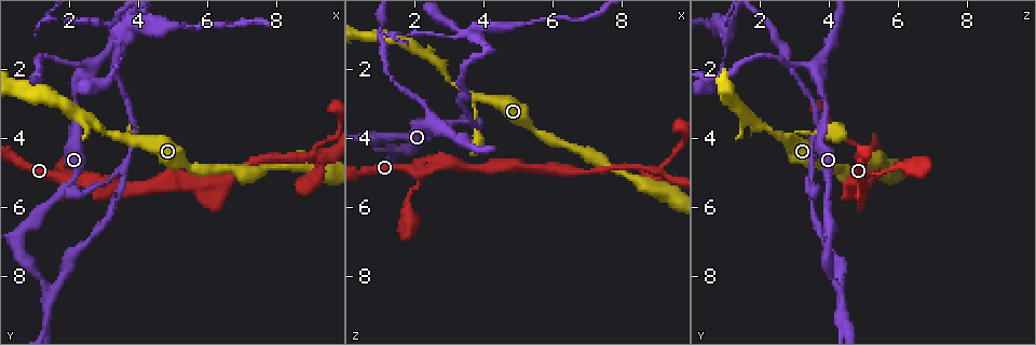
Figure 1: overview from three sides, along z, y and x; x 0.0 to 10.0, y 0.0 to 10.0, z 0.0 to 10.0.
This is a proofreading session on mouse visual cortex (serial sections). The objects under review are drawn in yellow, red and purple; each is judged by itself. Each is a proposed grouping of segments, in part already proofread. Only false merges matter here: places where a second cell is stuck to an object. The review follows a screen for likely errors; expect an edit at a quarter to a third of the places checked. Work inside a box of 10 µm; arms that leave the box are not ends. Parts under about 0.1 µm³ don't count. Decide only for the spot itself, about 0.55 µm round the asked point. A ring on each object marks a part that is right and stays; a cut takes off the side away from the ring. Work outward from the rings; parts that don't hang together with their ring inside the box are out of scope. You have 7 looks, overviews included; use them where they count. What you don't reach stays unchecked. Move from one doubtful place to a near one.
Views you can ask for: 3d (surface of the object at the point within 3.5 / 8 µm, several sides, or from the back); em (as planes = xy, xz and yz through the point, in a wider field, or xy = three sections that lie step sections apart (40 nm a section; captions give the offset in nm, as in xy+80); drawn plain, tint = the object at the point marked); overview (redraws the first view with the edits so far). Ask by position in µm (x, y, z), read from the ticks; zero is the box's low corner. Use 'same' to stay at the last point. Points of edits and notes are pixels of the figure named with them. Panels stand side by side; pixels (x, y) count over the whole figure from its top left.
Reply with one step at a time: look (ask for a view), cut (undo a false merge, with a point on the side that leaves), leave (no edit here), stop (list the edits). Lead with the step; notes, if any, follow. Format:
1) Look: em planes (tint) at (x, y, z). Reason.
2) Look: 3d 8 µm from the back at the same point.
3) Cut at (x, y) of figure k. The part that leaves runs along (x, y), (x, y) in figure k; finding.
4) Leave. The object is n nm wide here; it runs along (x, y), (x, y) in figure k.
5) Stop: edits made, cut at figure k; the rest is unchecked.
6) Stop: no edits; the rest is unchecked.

Look: 3d 3.5 µm at (2.05, 5.05, 5.15). Three arms meet.

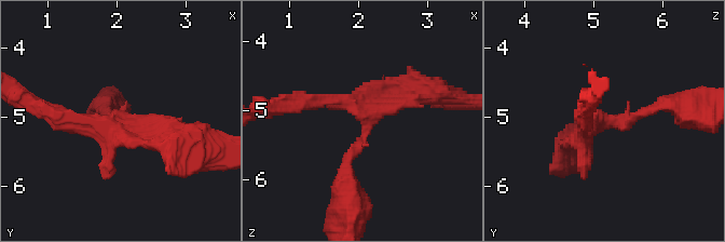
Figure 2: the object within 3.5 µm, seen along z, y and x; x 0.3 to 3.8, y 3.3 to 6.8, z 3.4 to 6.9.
Look: em xy step 3 (tint) at (2.10, 5.00, 5.20).

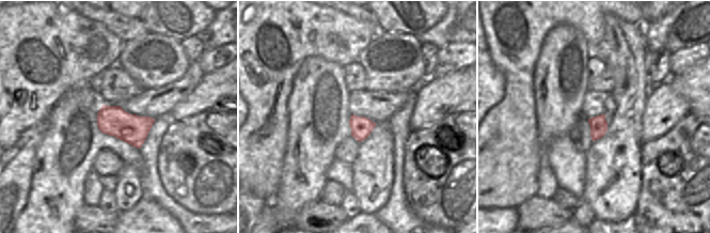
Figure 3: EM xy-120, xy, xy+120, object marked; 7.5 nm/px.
Look: em planes (tint) at the same point. Cut it another way.

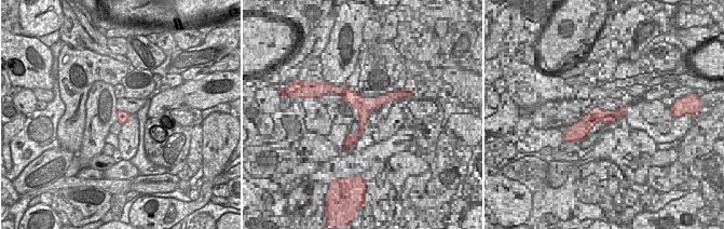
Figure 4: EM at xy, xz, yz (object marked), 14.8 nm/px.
Leave. One cell here.

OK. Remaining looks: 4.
Look: 3d 8 µm at (2.55, 2.00, 3.55). A fork.

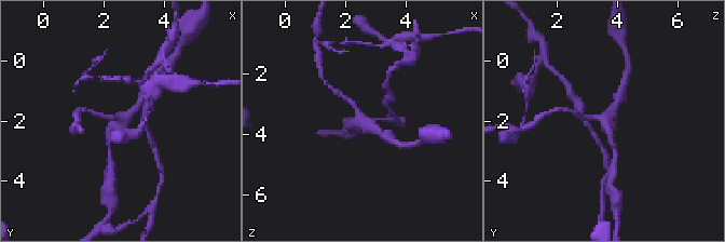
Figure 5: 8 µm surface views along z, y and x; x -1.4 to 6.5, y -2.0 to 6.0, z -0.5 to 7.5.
Look: 3d 3.5 µm at the same point.

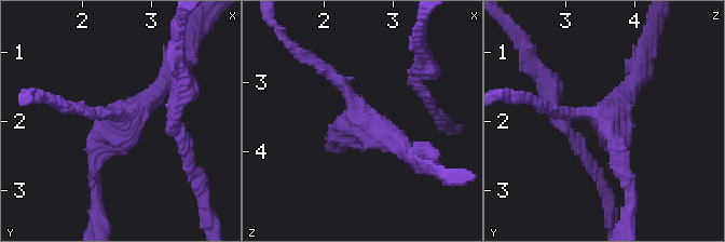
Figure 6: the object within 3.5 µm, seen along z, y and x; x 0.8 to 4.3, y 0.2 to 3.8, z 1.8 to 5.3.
Look: em xy step 2 (tint) at (2.55, 2.00, 3.60).

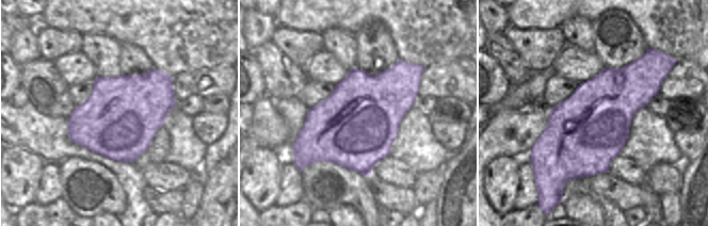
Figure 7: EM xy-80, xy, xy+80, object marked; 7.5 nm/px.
Leave. Continuous, no second cell.

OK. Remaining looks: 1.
Stop: no edits; the rest is unchecked.

